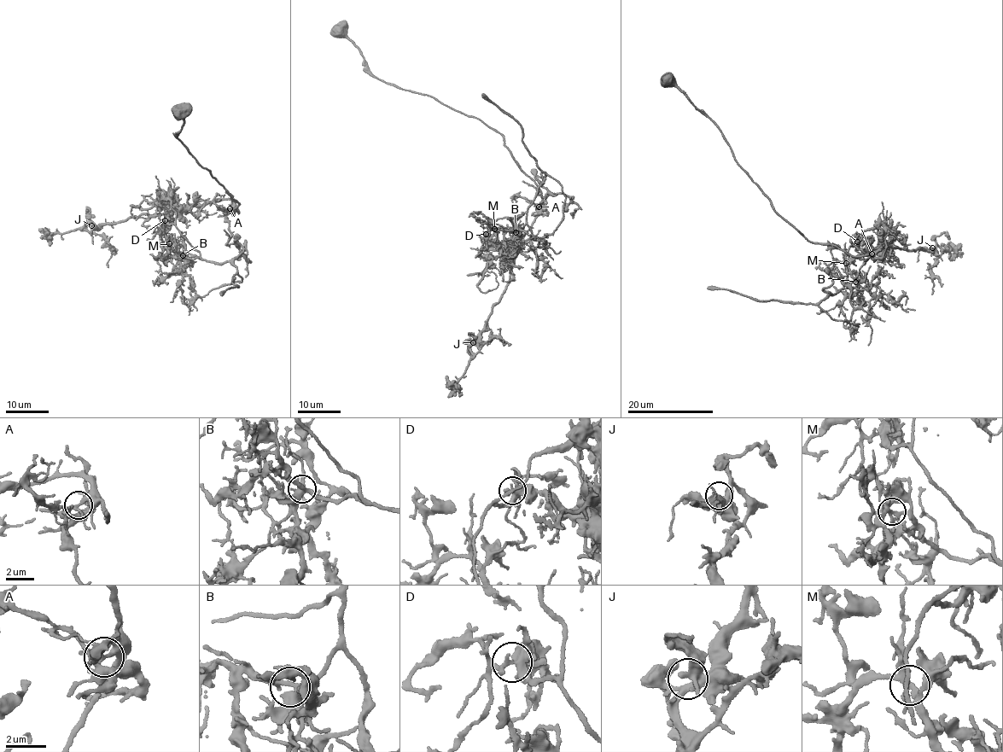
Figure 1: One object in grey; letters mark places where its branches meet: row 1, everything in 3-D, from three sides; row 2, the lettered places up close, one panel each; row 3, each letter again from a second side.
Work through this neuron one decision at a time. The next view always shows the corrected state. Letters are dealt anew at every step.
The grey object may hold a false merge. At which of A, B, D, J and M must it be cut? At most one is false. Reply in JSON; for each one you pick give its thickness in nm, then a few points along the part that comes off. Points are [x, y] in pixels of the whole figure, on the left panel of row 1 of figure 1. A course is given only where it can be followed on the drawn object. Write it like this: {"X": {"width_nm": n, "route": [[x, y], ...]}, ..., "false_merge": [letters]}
{"A": {"width_nm": 190, "route": [[230, 208], [229, 230], [242, 253], [219, 263], [205, 260], [180, 232], [176, 212], [155, 176]]}, "false_merge": ["A"]}

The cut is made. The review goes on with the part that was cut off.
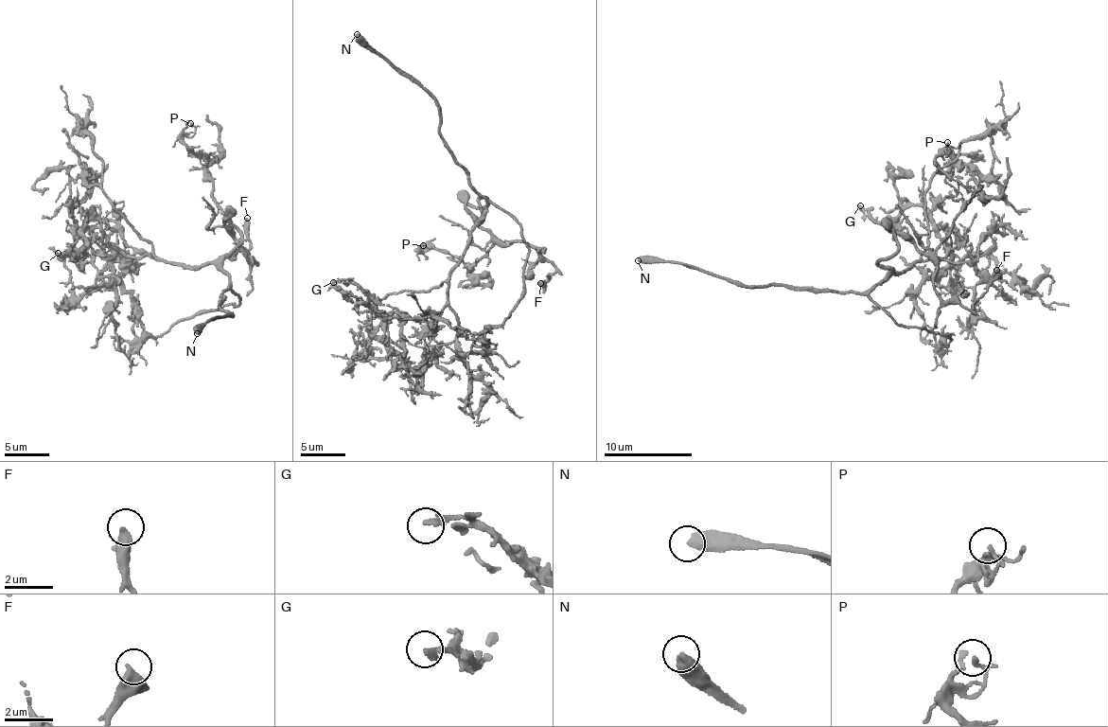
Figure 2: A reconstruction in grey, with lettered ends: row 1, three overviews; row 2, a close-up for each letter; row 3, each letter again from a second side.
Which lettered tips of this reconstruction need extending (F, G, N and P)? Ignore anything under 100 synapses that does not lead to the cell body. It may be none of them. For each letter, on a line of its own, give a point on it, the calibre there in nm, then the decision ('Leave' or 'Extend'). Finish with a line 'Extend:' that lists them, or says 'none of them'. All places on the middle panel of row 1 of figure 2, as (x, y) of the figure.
F: Place: (540, 283). Thickness 380 nm. Leave
G: Place: (333, 282). Thickness 240 nm. Leave
N: Place: (357, 34). Thickness 440 nm. Extend
P: Place: (423, 245). Thickness 100 nm. Leave
Extend: N

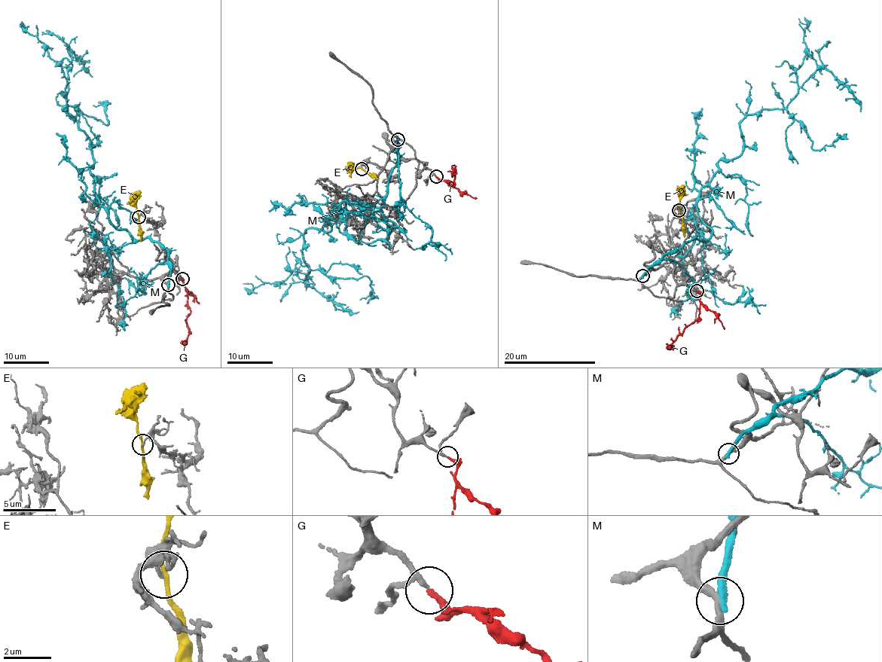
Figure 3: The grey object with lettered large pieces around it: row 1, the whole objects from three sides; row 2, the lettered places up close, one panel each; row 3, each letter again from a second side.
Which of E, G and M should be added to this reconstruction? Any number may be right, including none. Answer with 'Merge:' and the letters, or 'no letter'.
Merge: G

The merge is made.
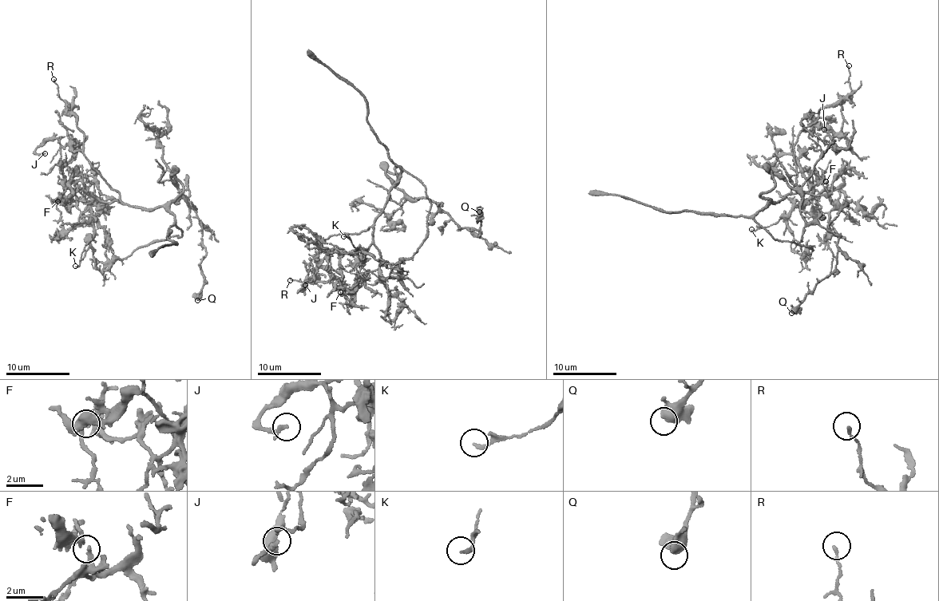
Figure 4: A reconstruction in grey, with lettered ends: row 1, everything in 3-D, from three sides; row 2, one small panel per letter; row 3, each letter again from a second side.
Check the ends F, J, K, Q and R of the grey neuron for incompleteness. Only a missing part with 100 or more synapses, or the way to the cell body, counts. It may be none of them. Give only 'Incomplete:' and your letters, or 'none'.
Incomplete: none

